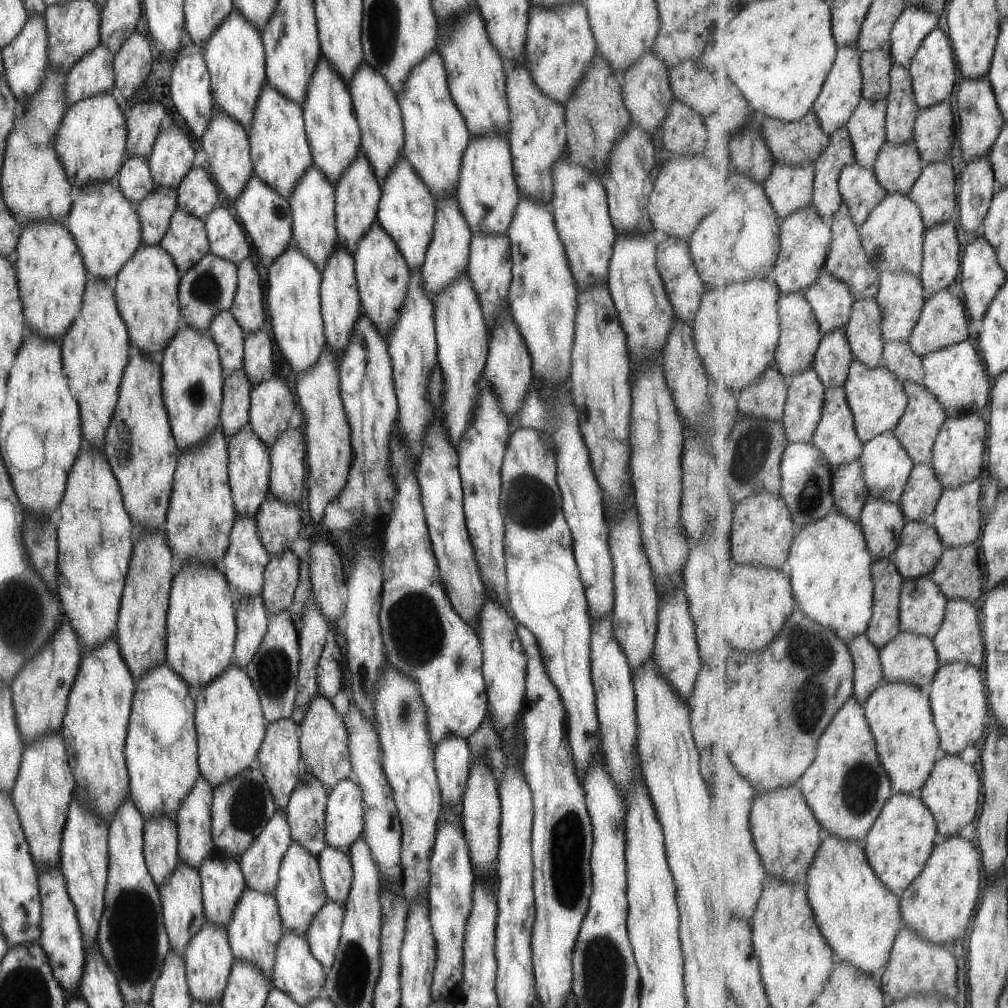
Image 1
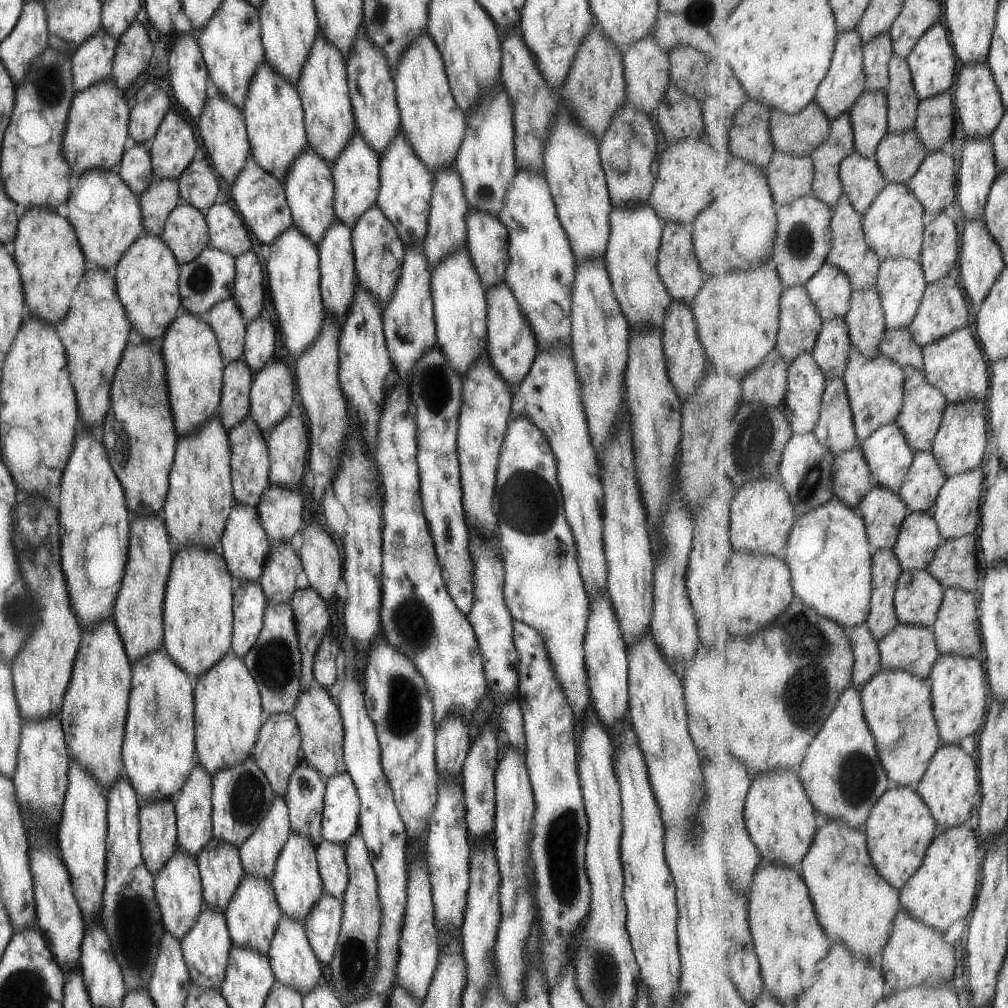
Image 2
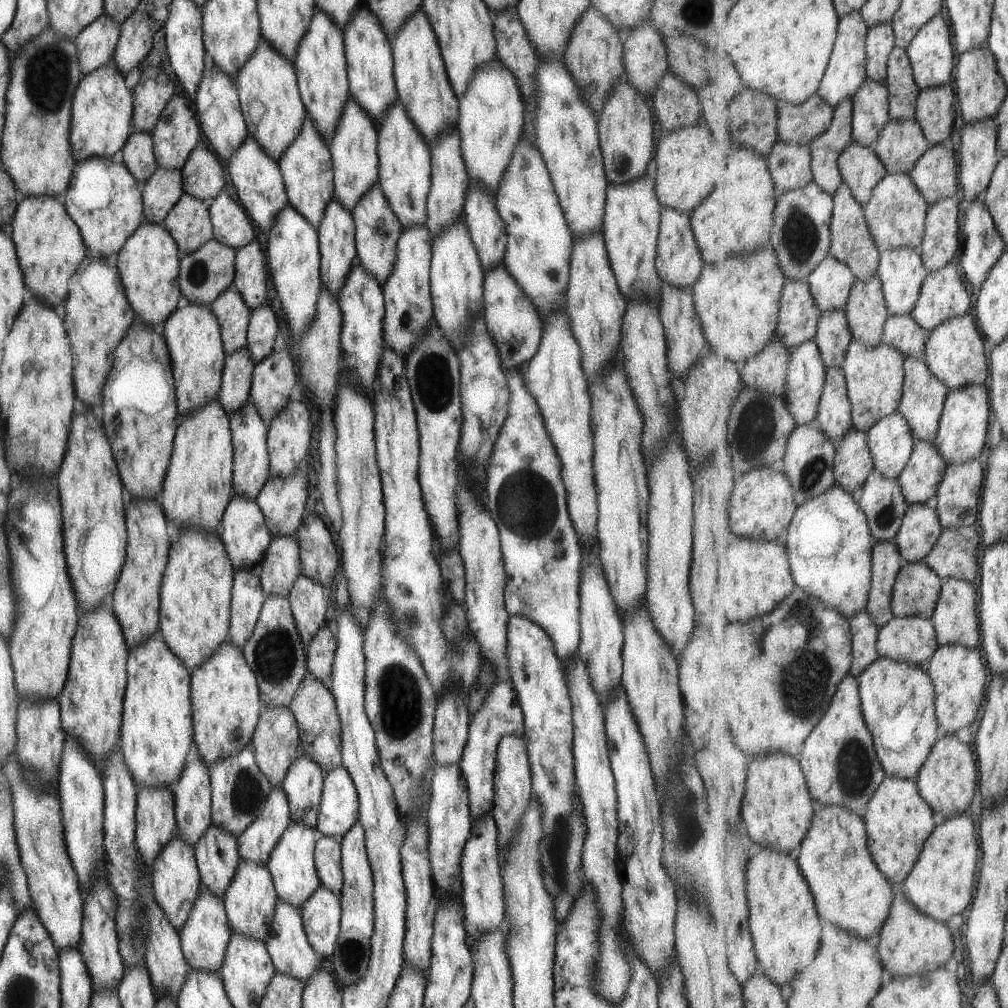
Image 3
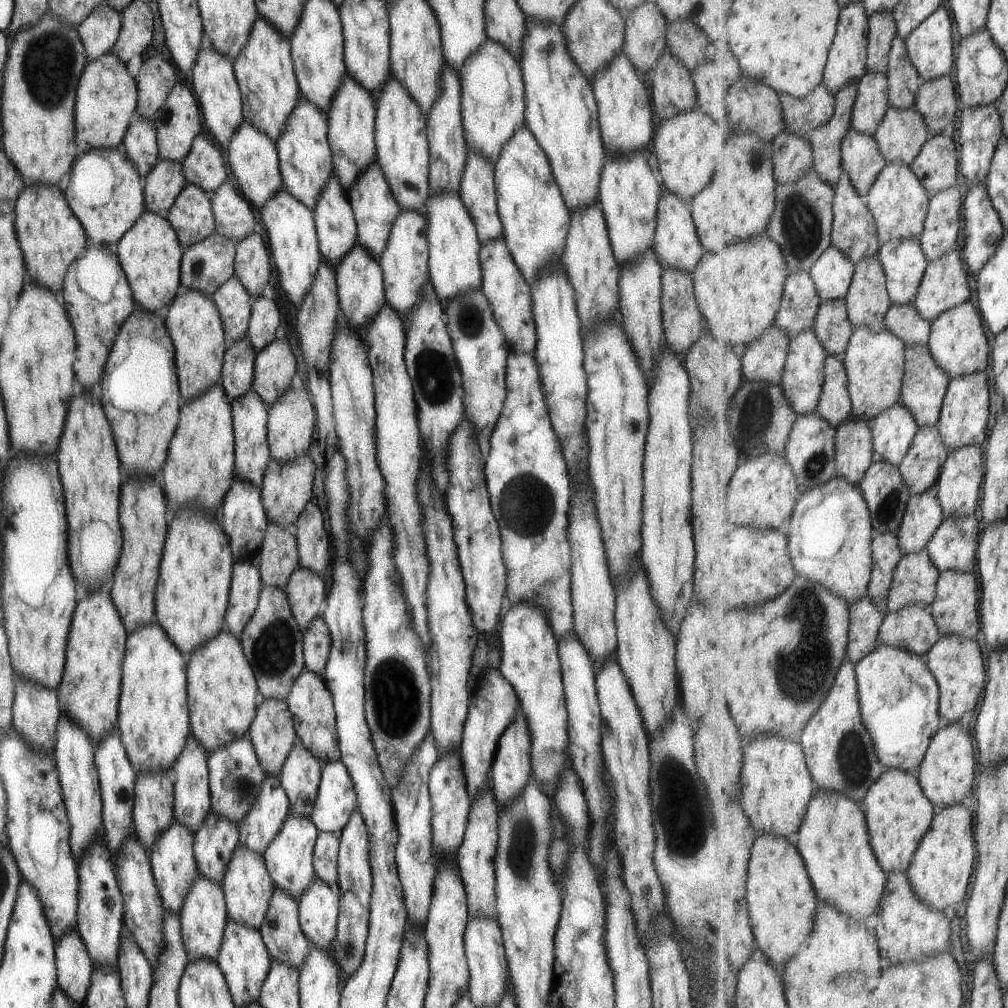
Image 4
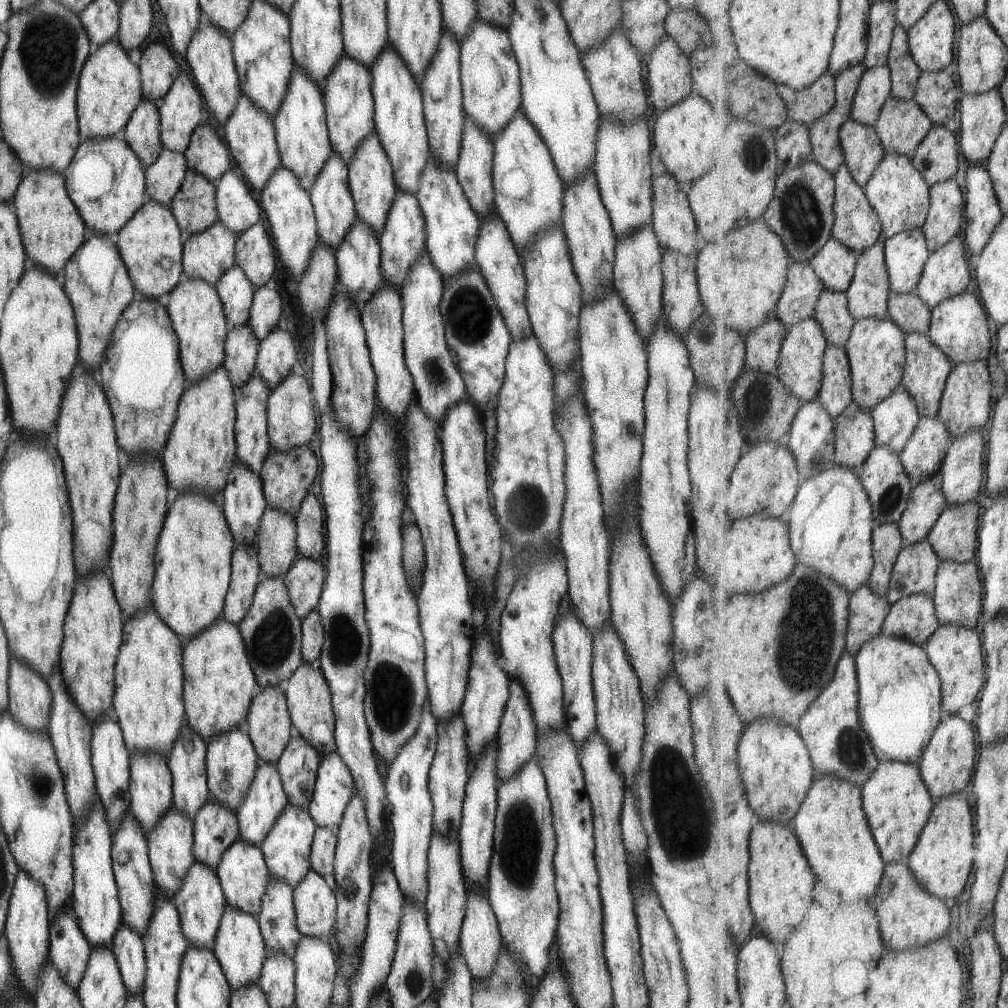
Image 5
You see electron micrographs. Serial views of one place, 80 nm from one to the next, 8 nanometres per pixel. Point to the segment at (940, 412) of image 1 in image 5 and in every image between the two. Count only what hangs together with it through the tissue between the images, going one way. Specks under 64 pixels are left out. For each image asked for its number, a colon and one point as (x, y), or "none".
2: (921, 418)
3: (924, 397)
4: (925, 386)
5: (928, 367)

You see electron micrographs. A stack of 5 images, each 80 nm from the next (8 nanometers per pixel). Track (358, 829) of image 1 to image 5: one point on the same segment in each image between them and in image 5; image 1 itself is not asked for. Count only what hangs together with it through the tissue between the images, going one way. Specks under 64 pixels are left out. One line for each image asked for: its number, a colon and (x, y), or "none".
2: (339, 819)
3: (338, 809)
4: (335, 798)
5: (333, 785)

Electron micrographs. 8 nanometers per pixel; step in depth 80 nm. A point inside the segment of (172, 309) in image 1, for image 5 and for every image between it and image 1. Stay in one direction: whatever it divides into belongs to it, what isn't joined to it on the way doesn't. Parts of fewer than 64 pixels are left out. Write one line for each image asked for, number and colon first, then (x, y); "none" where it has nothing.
2: (146, 276)
3: (147, 263)
4: (149, 253)
5: (150, 244)

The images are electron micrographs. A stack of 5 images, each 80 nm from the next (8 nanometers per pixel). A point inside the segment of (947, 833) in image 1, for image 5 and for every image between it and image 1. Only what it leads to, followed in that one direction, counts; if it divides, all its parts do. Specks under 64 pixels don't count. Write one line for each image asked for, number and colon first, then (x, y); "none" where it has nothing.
2: (952, 780)
3: (948, 781)
4: (947, 775)
5: (947, 764)

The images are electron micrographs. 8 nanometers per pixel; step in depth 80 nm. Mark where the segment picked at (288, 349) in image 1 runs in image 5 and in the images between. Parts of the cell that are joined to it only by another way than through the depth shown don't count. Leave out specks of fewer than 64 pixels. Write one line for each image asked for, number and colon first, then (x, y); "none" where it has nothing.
2: (293, 276)
3: (292, 256)
4: (291, 232)
5: (282, 199)

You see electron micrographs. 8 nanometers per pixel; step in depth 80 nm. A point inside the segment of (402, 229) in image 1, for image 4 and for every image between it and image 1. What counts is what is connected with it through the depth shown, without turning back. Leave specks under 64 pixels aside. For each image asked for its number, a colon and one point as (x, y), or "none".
2: (404, 193)
3: (403, 158)
4: (401, 148)

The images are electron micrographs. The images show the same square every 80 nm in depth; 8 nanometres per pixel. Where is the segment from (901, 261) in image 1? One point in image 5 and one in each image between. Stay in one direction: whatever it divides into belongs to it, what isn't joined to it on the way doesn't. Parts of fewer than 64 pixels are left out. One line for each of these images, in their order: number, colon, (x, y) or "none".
2: (895, 224)
3: (896, 214)
4: (899, 202)
5: (898, 192)

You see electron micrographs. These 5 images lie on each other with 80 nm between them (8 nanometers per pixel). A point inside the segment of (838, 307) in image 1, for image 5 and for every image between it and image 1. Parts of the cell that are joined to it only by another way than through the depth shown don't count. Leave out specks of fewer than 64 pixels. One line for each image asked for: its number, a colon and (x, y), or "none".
2: (830, 289)
3: (831, 283)
4: (833, 274)
5: (835, 264)

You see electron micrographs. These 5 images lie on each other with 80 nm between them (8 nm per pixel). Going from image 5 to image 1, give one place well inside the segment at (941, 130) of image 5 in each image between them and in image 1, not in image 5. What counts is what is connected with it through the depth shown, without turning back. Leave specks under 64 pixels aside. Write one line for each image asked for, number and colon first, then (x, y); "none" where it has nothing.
1: (935, 192)
2: (934, 185)
3: (935, 175)
4: (937, 166)

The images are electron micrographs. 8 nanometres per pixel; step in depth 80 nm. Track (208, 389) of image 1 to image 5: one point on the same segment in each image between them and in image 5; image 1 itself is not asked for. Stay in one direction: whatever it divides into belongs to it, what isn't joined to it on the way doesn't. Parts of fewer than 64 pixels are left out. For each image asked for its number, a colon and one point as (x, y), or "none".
2: (193, 367)
3: (192, 337)
4: (194, 325)
5: (195, 311)

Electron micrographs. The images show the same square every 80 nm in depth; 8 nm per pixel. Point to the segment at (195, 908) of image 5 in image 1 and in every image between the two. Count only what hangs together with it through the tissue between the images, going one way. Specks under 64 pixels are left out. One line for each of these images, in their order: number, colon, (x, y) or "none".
1: (207, 958)
2: (205, 948)
3: (203, 938)
4: (202, 917)

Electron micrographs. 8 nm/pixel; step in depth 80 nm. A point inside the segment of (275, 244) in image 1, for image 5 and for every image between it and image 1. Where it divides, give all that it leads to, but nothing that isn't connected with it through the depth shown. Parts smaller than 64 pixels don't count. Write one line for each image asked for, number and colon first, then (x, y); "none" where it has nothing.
2: (260, 198)
3: (256, 179)
4: (251, 155)
5: (249, 134)

